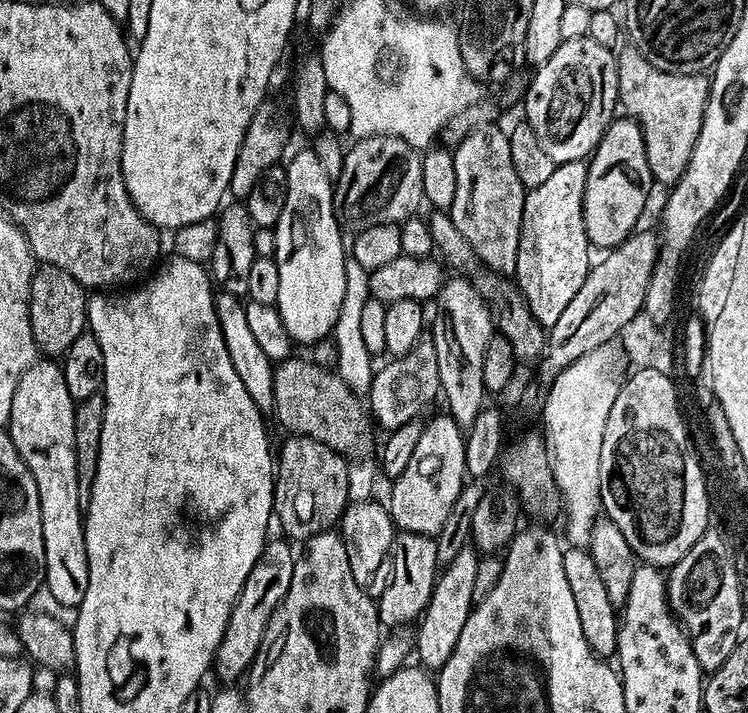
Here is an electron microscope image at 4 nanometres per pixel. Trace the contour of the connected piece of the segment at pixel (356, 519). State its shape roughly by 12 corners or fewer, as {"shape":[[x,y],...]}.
{"shape":[[349,503],[338,531],[350,574],[379,598],[392,575],[392,513]]}

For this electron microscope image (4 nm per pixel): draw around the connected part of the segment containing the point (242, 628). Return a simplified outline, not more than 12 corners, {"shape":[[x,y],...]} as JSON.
{"shape":[[269,539],[232,607],[214,676],[251,668],[274,610],[290,590],[296,556]]}

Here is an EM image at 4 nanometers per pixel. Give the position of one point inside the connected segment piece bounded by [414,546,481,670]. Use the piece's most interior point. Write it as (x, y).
(437, 631)

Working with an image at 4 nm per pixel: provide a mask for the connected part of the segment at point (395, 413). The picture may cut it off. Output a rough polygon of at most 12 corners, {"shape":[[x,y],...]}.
{"shape":[[421,338],[377,367],[366,395],[384,430],[441,395],[438,353]]}

